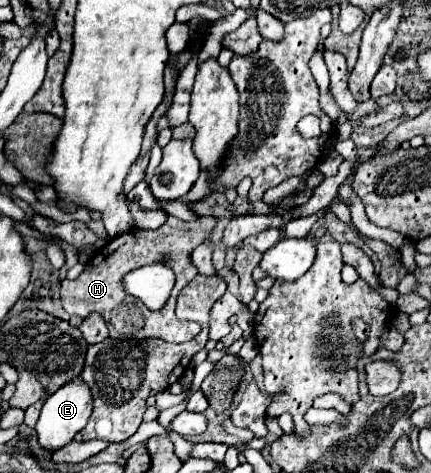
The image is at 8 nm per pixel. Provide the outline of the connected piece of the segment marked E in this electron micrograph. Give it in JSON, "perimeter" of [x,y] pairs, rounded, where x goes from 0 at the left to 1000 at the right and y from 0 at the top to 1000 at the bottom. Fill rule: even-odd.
{"perimeter":[[[179,793],[169,797],[169,805],[155,805],[146,818],[137,818],[128,831],[118,831],[95,865],[95,882],[86,890],[86,924],[95,945],[104,945],[109,953],[132,953],[146,941],[155,941],[179,911],[188,911],[202,890],[206,890],[206,873],[216,869],[216,839],[197,814],[197,805]]]}

